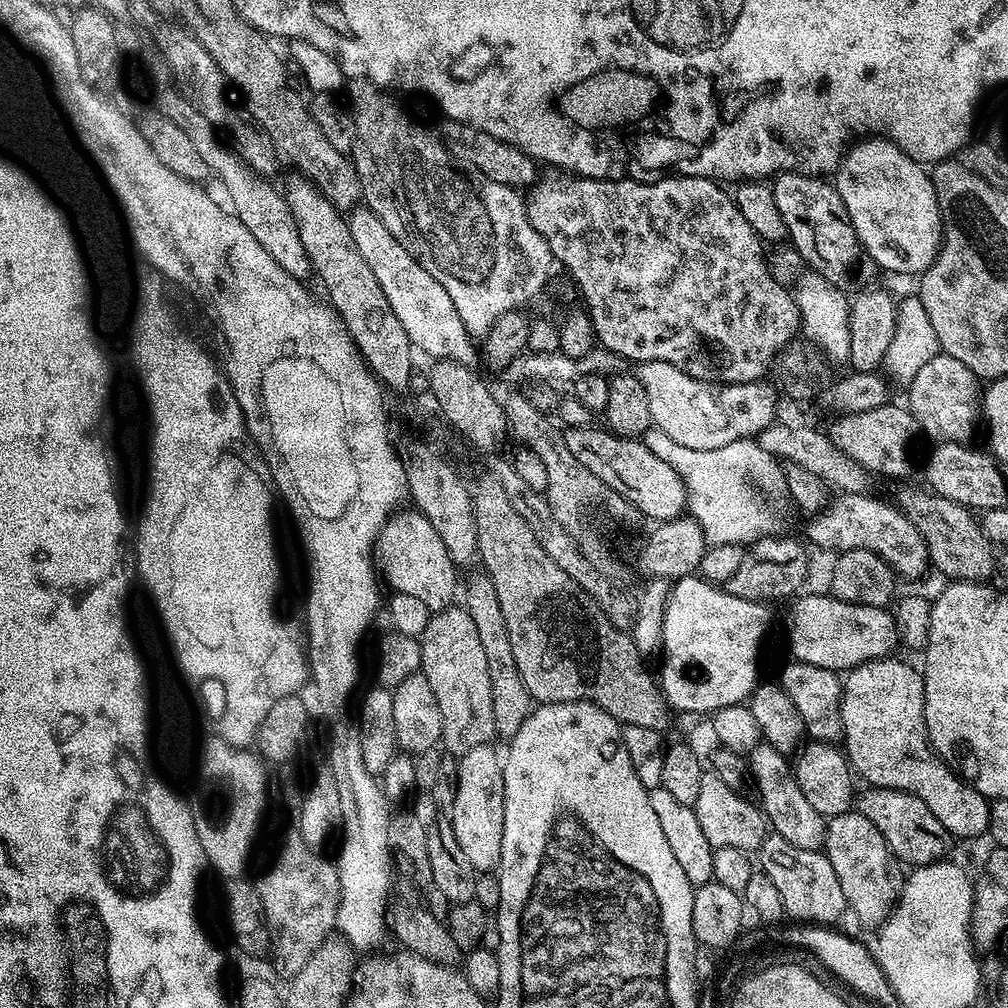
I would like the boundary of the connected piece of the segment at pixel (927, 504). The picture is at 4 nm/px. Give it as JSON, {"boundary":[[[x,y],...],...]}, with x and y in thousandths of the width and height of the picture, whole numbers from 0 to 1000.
{"boundary":[[[914,482],[914,484],[897,484],[887,493],[887,496],[893,507],[912,528],[918,542],[921,543],[924,563],[926,564],[929,563],[935,570],[941,571],[939,573],[941,576],[967,575],[969,577],[980,577],[985,574],[984,570],[989,570],[990,552],[986,547],[986,541],[984,537],[976,533],[976,528],[972,524],[969,513],[961,505],[955,504],[950,498],[946,498],[942,494],[929,491],[928,488],[917,482]]]}

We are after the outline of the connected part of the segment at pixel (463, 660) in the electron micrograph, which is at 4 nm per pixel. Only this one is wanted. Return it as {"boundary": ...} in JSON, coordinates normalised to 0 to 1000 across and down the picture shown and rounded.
{"boundary":[[[458,601],[430,606],[415,634],[417,666],[427,679],[427,685],[431,685],[439,741],[459,748],[465,742],[484,738],[487,730],[493,729],[486,692],[486,665],[482,665],[482,649],[478,646],[470,617],[466,617],[466,609]]]}

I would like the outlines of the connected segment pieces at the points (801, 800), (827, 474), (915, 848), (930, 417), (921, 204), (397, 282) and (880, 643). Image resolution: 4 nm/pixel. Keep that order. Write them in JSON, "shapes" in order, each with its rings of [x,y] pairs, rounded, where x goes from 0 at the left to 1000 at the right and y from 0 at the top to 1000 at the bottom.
{"shapes":[[[[755,736],[748,740],[746,746],[741,747],[740,753],[745,777],[747,779],[750,777],[750,786],[754,789],[753,801],[765,824],[780,831],[784,839],[792,839],[792,843],[814,844],[817,839],[817,828],[821,822],[819,811],[812,808],[812,804],[808,804],[808,800],[804,800],[804,795],[797,790],[796,780],[792,780],[783,751],[777,746],[768,744],[768,740]]],[[[767,419],[757,425],[752,432],[752,439],[757,442],[765,452],[775,458],[790,460],[796,466],[804,466],[812,475],[816,476],[818,481],[824,482],[830,489],[853,488],[860,489],[863,470],[847,454],[843,454],[827,442],[820,428],[810,425],[785,425],[782,421]]],[[[861,780],[858,783],[858,786],[854,790],[852,787],[851,790],[851,805],[863,812],[867,819],[871,819],[871,827],[879,831],[890,853],[898,858],[910,859],[936,854],[941,848],[939,845],[943,843],[944,837],[946,838],[946,830],[940,826],[938,819],[935,819],[935,815],[931,815],[931,812],[927,812],[923,800],[919,800],[915,792],[886,782]]],[[[930,351],[911,367],[911,371],[903,382],[905,394],[899,398],[906,415],[909,417],[909,424],[914,430],[917,429],[925,436],[925,438],[936,438],[938,440],[960,440],[963,433],[968,429],[968,420],[974,417],[974,378],[972,374],[962,367],[962,363],[957,363],[955,359],[950,359],[950,355],[942,355],[936,351]]],[[[857,137],[840,148],[827,185],[853,237],[853,245],[877,266],[916,272],[935,245],[935,217],[922,168],[880,137]]],[[[393,241],[393,250],[387,250],[385,260],[367,260],[363,254],[359,254],[365,268],[369,270],[369,274],[373,277],[374,284],[379,288],[381,296],[391,315],[397,317],[397,321],[403,328],[408,342],[414,348],[421,348],[430,356],[445,356],[453,358],[455,361],[462,362],[467,366],[473,366],[476,361],[476,351],[467,339],[467,332],[462,329],[460,320],[454,314],[453,308],[450,307],[450,302],[446,299],[445,292],[439,287],[438,282],[423,270],[422,266],[406,252],[401,244]]],[[[824,589],[797,591],[787,601],[786,612],[782,615],[782,639],[789,654],[837,669],[861,655],[884,652],[889,639],[891,643],[889,613],[880,602],[844,599]]]]}

